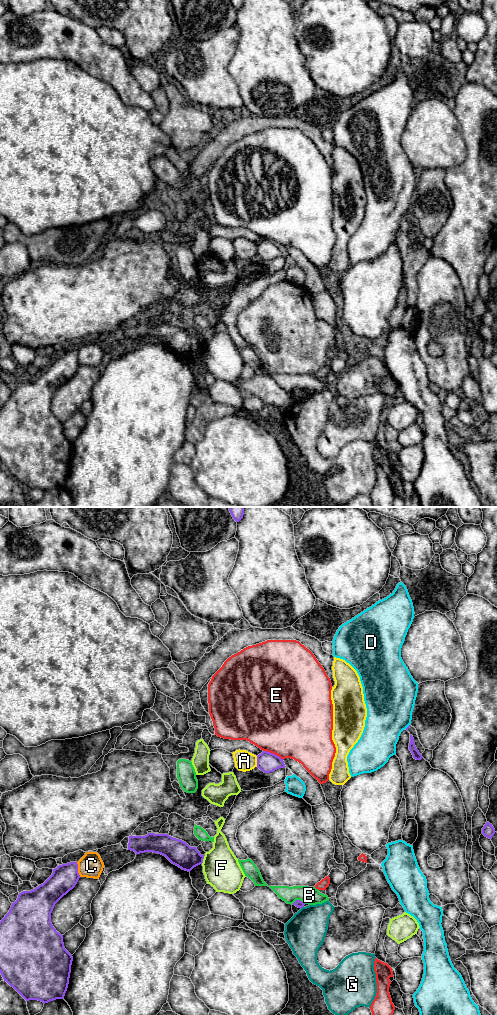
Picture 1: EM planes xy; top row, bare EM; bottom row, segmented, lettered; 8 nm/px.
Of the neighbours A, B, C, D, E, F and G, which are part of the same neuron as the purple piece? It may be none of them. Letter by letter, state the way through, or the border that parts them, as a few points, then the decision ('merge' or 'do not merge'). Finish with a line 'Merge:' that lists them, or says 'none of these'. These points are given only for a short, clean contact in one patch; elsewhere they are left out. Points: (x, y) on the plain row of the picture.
A: do not merge
B: do not merge
C: do not merge
D: do not merge
E: do not merge
F: do not merge
G: do not merge
Merge: none of these

